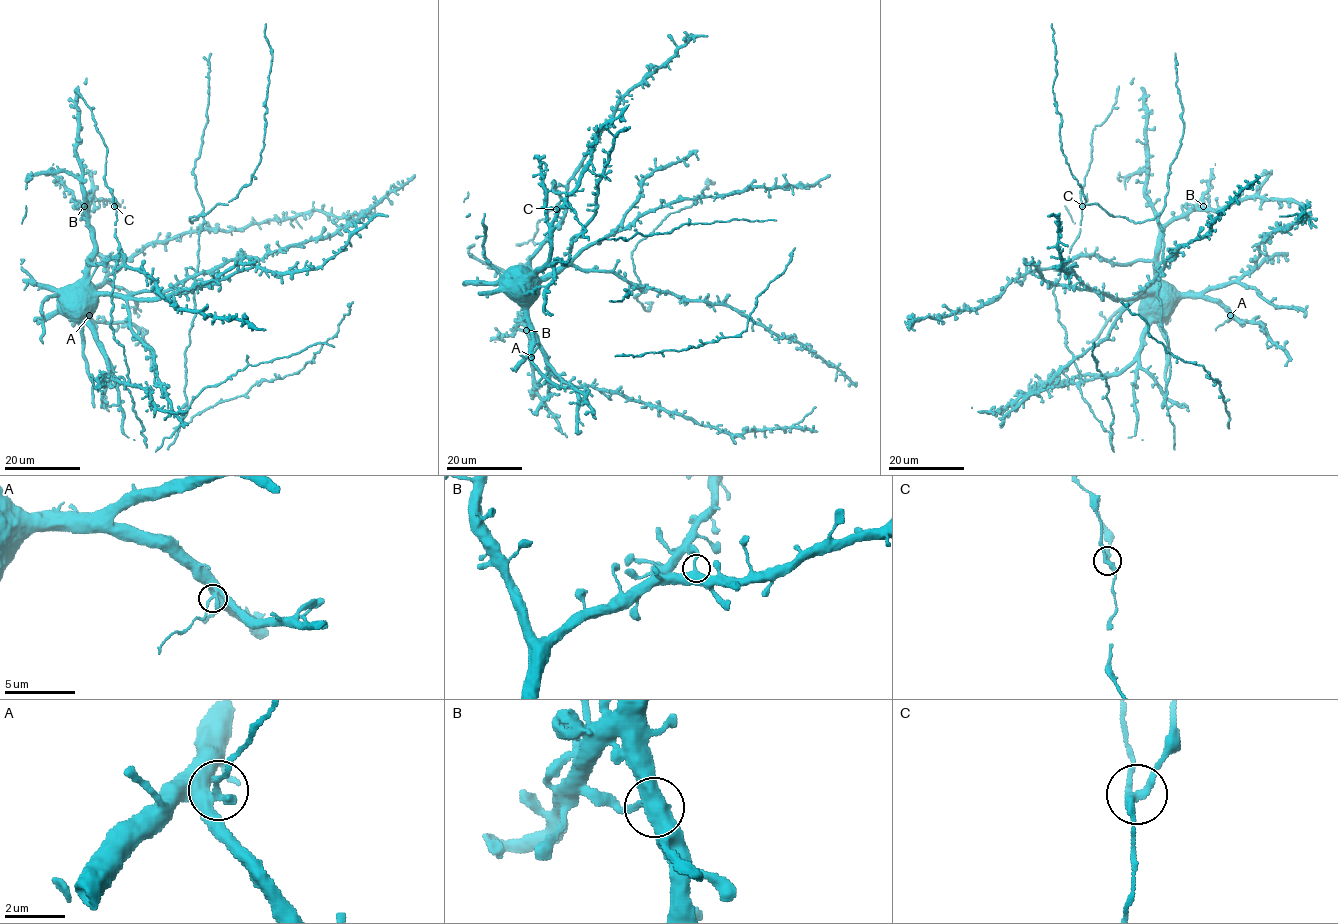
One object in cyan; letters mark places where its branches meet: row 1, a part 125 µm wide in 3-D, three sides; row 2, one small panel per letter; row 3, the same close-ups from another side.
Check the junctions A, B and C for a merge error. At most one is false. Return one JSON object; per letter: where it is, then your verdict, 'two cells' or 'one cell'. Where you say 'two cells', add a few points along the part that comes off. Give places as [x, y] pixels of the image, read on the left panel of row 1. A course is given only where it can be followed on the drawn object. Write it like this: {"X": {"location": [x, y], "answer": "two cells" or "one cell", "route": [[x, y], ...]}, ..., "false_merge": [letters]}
{"A": {"location": [89, 315], "answer": "one cell"}, "B": {"location": [84, 206], "answer": "one cell"}, "C": {"location": [114, 206], "answer": "two cells", "route": [[115, 206], [112, 193]]}, "false_merge": ["C"]}

